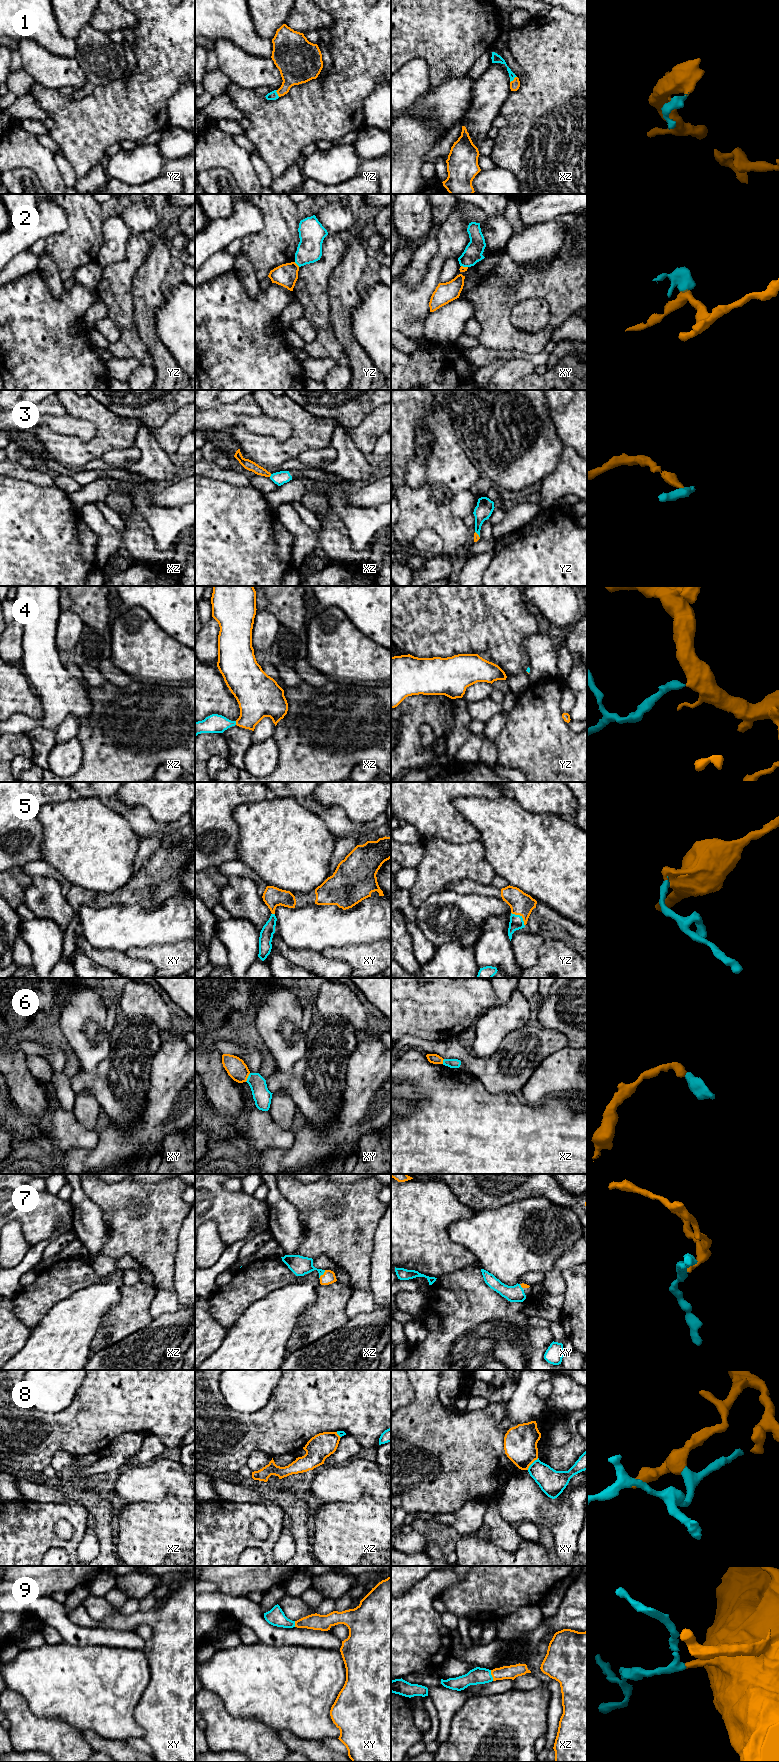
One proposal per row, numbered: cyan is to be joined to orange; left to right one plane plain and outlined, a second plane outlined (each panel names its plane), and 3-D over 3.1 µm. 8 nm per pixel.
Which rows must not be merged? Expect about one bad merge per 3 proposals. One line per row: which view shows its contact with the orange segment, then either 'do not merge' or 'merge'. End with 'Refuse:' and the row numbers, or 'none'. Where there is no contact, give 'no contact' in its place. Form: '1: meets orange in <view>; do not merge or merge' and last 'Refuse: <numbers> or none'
1: meets orange in xz; merge
2: meets orange in yz; do not merge
3: meets orange in xz; merge
4: meets orange in xz; merge
5: meets orange in yz; merge
6: meets orange in xy; do not merge
7: meets orange in xz; merge
8: meets orange in xy; do not merge
9: meets orange in xz; merge
Refuse: 2, 6, 8

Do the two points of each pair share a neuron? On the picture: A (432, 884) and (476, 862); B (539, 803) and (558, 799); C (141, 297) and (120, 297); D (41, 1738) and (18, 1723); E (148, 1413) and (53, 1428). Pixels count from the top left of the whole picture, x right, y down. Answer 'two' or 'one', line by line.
A: one
B: one
C: two
D: one
E: one

